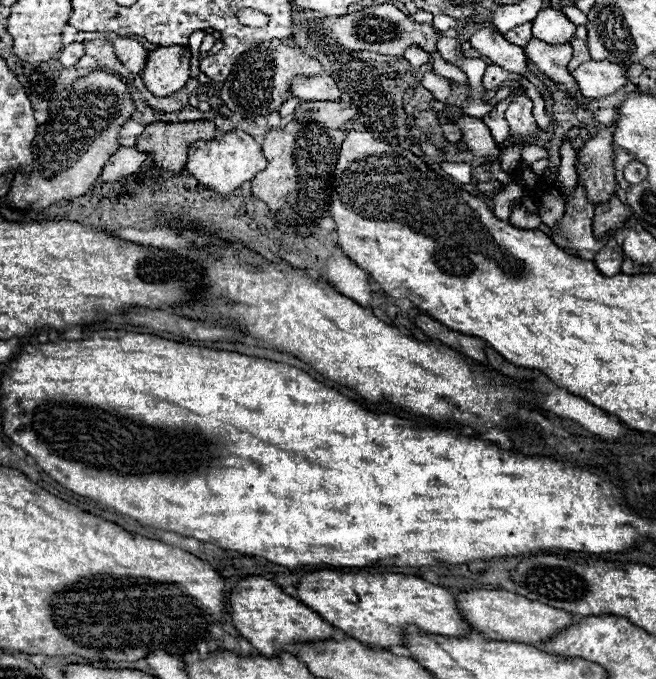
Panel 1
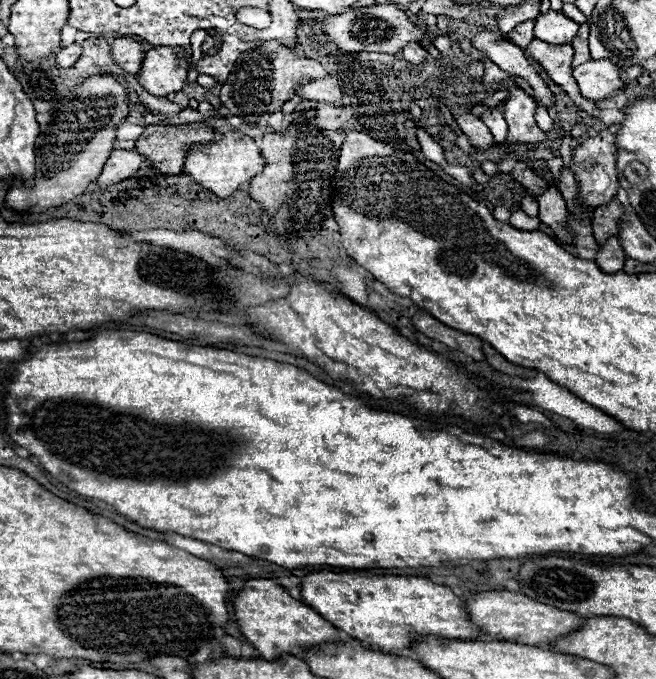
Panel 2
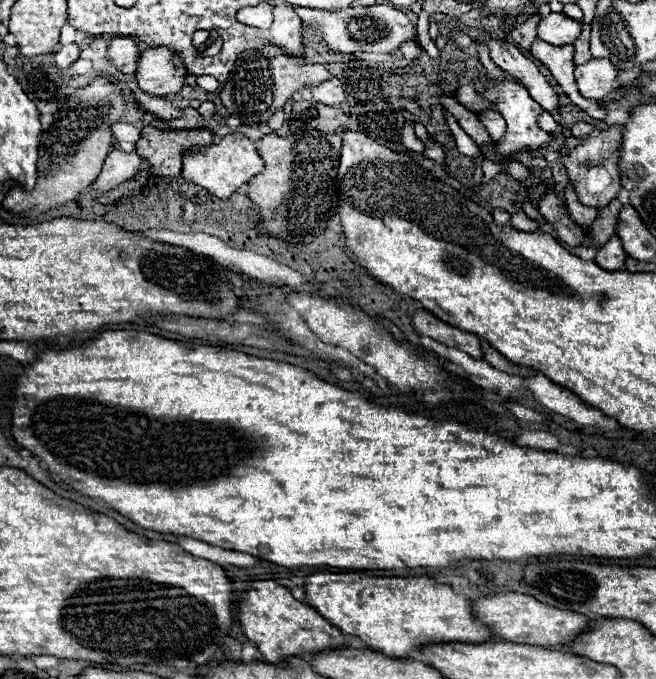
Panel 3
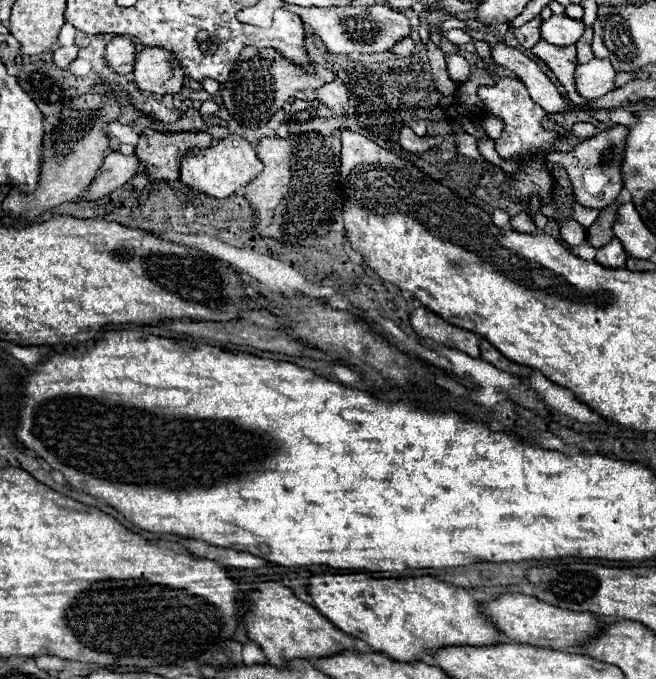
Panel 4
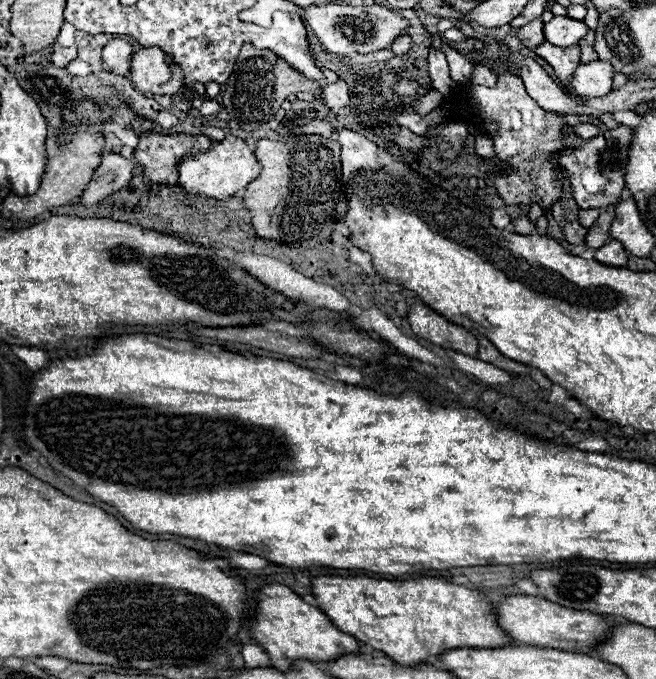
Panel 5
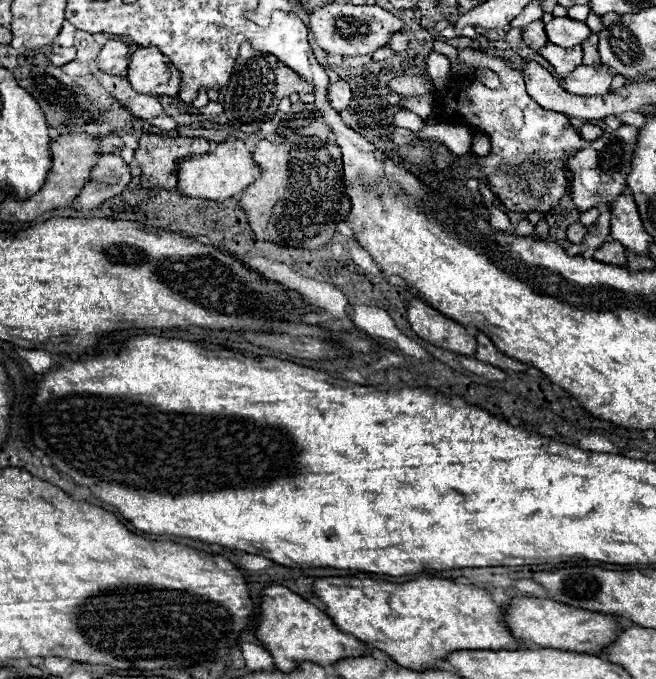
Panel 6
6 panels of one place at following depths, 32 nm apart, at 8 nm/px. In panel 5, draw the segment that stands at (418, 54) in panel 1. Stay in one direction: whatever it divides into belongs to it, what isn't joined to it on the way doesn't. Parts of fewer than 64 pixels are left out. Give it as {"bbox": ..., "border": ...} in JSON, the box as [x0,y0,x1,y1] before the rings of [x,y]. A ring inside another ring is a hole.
{"bbox":[390,36,412,56],"border":[[[400,36],[400,38],[394,40],[394,44],[392,44],[390,50],[392,50],[394,54],[398,54],[398,56],[404,56],[404,54],[410,52],[410,48],[412,48],[412,40],[410,40],[410,36]]]}

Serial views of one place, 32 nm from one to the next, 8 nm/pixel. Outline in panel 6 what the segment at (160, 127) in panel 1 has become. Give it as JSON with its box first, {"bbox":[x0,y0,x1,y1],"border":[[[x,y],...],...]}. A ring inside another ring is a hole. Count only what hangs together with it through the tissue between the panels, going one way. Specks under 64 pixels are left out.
{"bbox":[136,134,208,188],"border":[[[142,134],[140,146],[136,148],[136,162],[142,168],[142,186],[174,188],[178,182],[178,160],[192,154],[206,154],[208,146],[206,138]]]}

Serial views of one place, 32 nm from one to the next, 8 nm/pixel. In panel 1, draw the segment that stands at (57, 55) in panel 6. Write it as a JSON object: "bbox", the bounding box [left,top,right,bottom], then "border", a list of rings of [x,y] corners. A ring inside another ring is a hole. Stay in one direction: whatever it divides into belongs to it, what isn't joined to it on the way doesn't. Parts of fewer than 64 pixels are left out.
{"bbox":[58,42,84,68],"border":[[[72,42],[70,46],[66,46],[66,48],[60,52],[58,60],[60,60],[62,66],[70,68],[70,66],[74,66],[82,56],[84,56],[84,44],[80,44],[80,42]]]}

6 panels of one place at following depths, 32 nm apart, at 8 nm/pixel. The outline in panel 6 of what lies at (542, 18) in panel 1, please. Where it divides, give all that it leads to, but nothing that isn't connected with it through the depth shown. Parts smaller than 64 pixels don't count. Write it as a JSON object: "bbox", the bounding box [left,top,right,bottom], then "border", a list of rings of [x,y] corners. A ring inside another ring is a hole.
{"bbox":[546,18,590,48],"border":[[[554,18],[552,22],[546,24],[548,42],[562,48],[572,48],[582,44],[588,38],[588,32],[590,28],[584,22],[578,22],[572,18]]]}

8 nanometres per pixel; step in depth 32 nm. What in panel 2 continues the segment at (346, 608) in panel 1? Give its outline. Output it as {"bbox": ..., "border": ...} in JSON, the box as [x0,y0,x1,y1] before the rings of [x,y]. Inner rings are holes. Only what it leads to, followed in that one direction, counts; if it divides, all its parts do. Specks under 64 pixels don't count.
{"bbox":[300,570,482,654],"border":[[[322,570],[302,578],[300,594],[306,606],[316,610],[338,630],[344,630],[366,646],[378,646],[390,654],[396,654],[398,648],[410,648],[414,636],[432,634],[460,640],[482,636],[480,628],[468,620],[460,596],[456,596],[448,586],[418,576],[336,574]]]}

